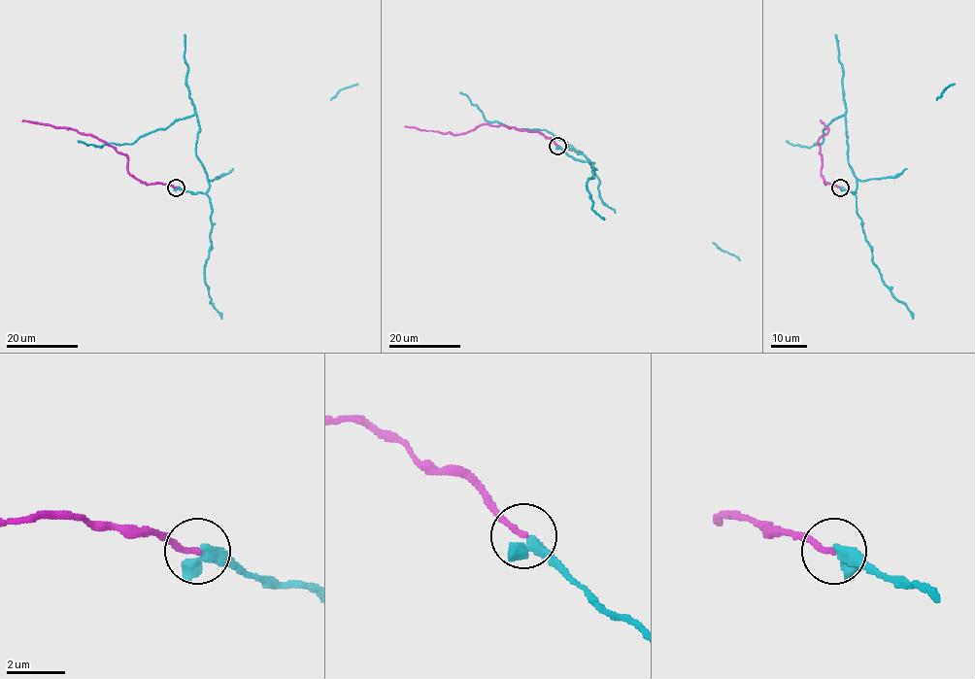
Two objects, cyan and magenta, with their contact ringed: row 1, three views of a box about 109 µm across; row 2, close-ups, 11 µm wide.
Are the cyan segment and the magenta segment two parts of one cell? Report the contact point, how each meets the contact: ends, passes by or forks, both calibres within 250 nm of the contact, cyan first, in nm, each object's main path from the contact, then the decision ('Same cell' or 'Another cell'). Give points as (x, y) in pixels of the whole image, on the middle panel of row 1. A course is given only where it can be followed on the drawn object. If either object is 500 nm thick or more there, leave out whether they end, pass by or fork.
Place: (557, 146). At the ring cyan passes by. At the ring magenta ends. Thickness 320 nm (cyan) against 200 nm. Course of cyan: (558, 146), (568, 155), (590, 162), (544, 129), (517, 129), (487, 121), (482, 111), (459, 92). Course of magenta: (557, 146), (536, 131), (501, 125), (481, 124), (457, 135), (404, 125). Same cell

